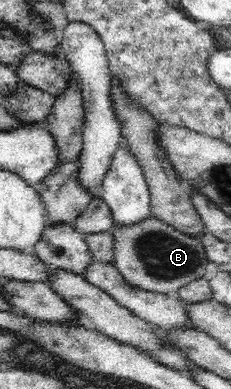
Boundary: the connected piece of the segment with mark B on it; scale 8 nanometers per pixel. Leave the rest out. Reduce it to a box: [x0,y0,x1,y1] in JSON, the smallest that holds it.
[114,217,210,295]

